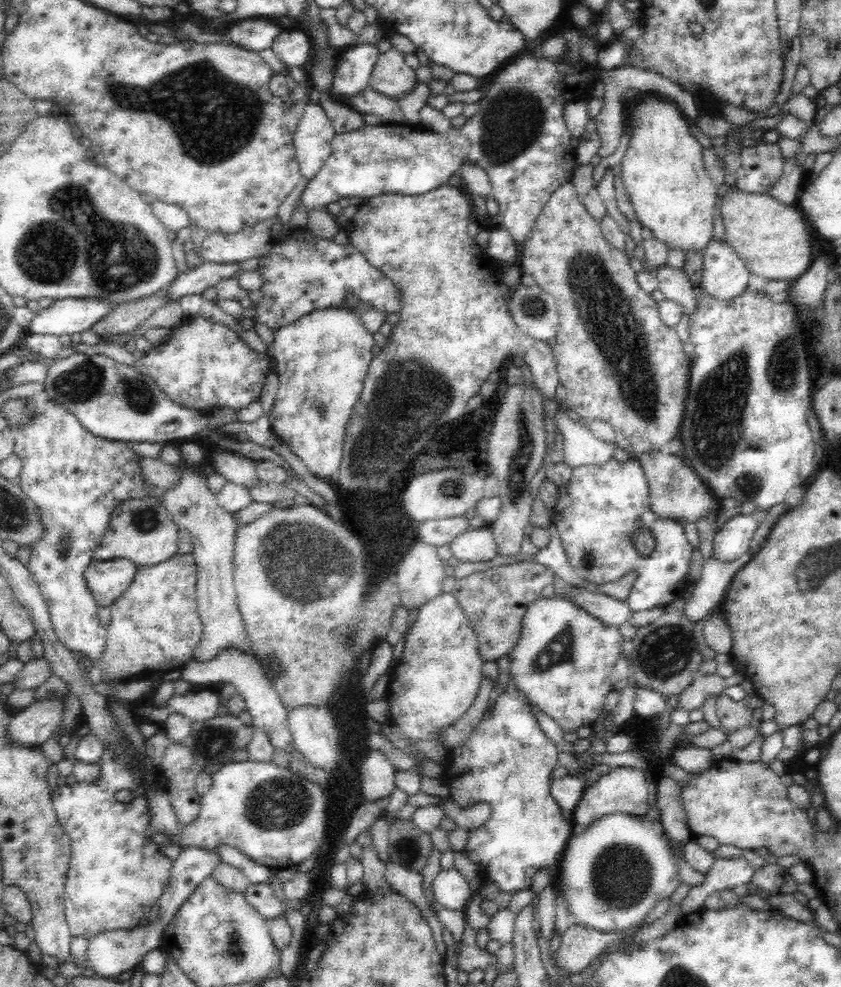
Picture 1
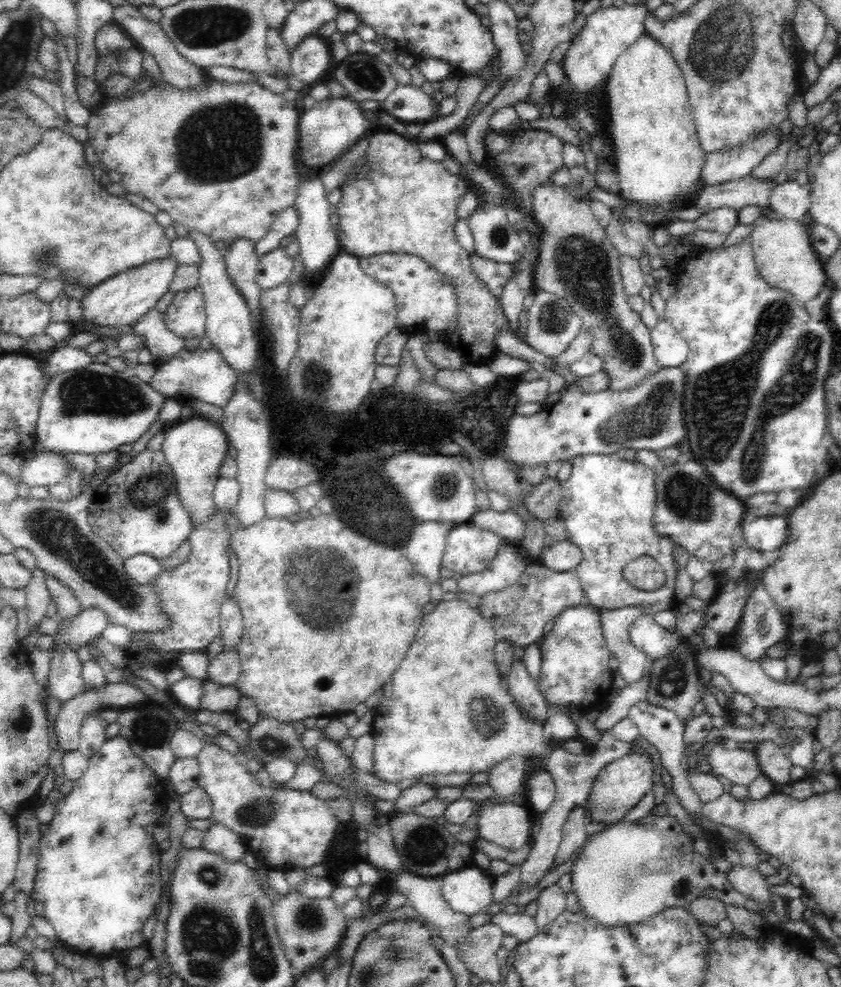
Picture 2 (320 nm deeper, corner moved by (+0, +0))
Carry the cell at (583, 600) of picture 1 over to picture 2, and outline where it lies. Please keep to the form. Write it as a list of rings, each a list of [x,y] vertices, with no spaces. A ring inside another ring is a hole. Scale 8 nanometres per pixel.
[[[653,615],[640,616],[632,626],[630,626],[630,640],[651,660],[658,660],[664,656],[670,656],[676,646],[684,641],[674,631],[658,625],[654,621]]]

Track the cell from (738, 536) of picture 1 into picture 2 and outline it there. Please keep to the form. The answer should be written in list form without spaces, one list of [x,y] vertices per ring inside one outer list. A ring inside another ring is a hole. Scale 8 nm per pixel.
[[[786,515],[759,516],[741,524],[746,545],[760,552],[772,552],[781,548],[788,538]]]

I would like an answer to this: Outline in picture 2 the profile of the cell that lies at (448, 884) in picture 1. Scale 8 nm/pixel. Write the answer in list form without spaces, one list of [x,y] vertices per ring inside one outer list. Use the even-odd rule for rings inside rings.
[[[468,864],[457,871],[448,871],[440,879],[442,896],[460,914],[480,914],[493,903],[493,876],[475,864]]]

